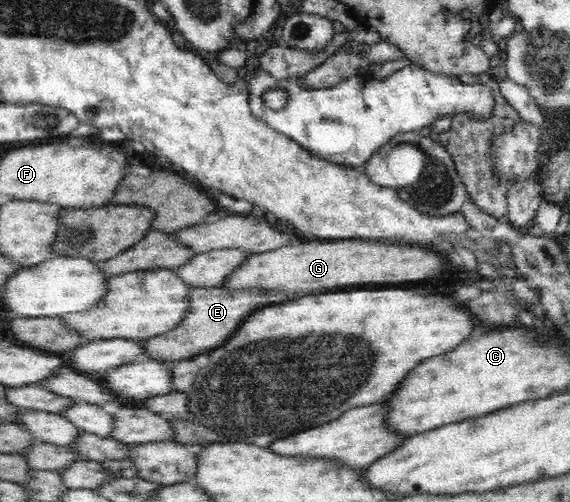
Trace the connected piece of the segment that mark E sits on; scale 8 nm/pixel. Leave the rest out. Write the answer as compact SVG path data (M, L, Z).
M221 286L210 288L188 289L188 312L181 321L168 332L159 334L143 342L143 349L149 354L150 359L160 361L181 361L215 349L226 342L240 323L254 311L277 302L276 296L270 290L259 288L240 288L240 290L228 290Z

